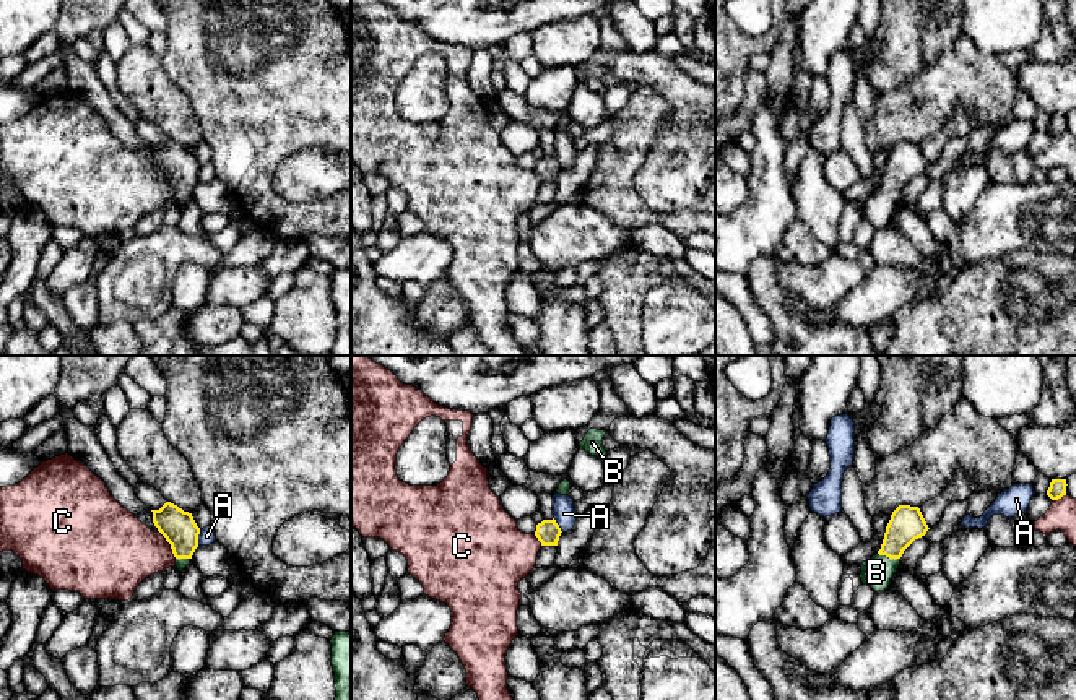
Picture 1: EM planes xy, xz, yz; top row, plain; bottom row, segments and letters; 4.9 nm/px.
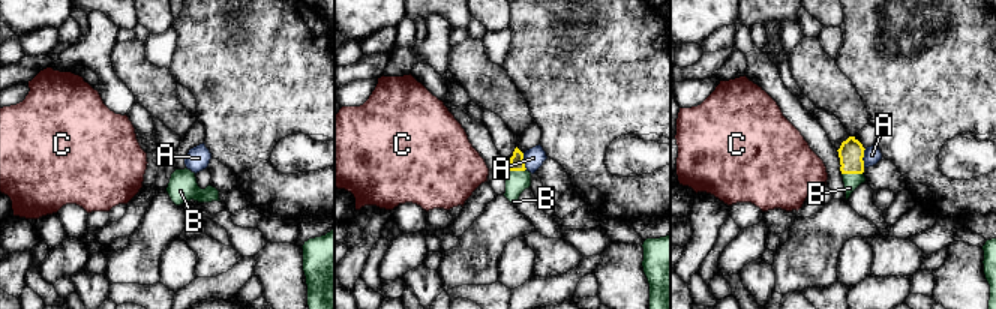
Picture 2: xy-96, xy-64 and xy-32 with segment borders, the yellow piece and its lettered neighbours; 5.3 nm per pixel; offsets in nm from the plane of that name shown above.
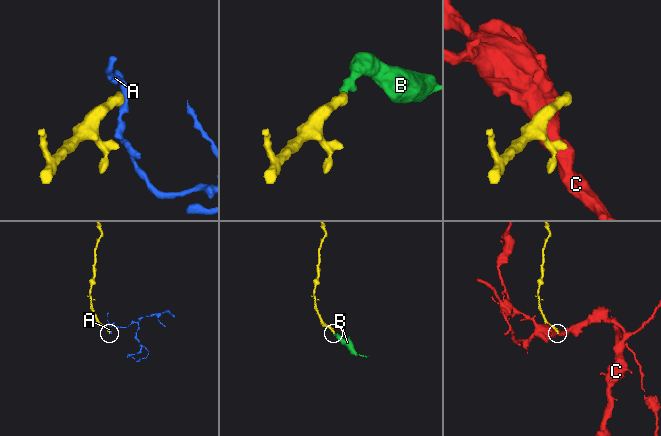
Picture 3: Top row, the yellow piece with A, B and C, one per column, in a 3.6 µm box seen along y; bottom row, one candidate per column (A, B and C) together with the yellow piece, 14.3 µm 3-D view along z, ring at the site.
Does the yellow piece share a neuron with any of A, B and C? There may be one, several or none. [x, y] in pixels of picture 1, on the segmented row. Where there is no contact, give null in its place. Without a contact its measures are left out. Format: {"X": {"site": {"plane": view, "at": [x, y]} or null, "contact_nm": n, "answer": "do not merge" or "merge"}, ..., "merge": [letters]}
{"A": {"site": {"plane": "xy", "at": [197, 538]}, "contact_nm": 80, "answer": "do not merge"}, "B": {"site": {"plane": "yz", "at": [889, 557]}, "contact_nm": 120, "answer": "merge"}, "C": {"site": {"plane": "xy", "at": [169, 543]}, "contact_nm": 160, "answer": "do not merge"}, "merge": ["B"]}

